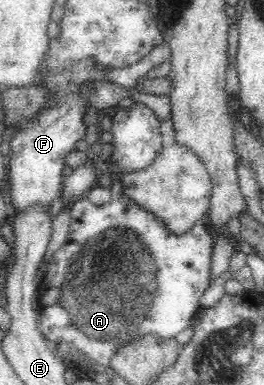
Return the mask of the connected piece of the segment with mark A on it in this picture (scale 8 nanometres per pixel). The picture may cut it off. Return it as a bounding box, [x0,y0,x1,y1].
[35,180,216,369]

